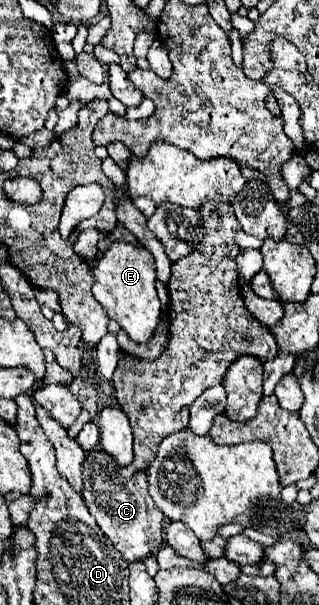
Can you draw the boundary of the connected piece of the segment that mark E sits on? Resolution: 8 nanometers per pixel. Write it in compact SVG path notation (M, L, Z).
M113 242L109 250L99 258L93 268L93 294L103 304L109 318L117 320L129 338L135 342L147 342L159 320L159 298L155 290L155 262L153 254L143 244Z

